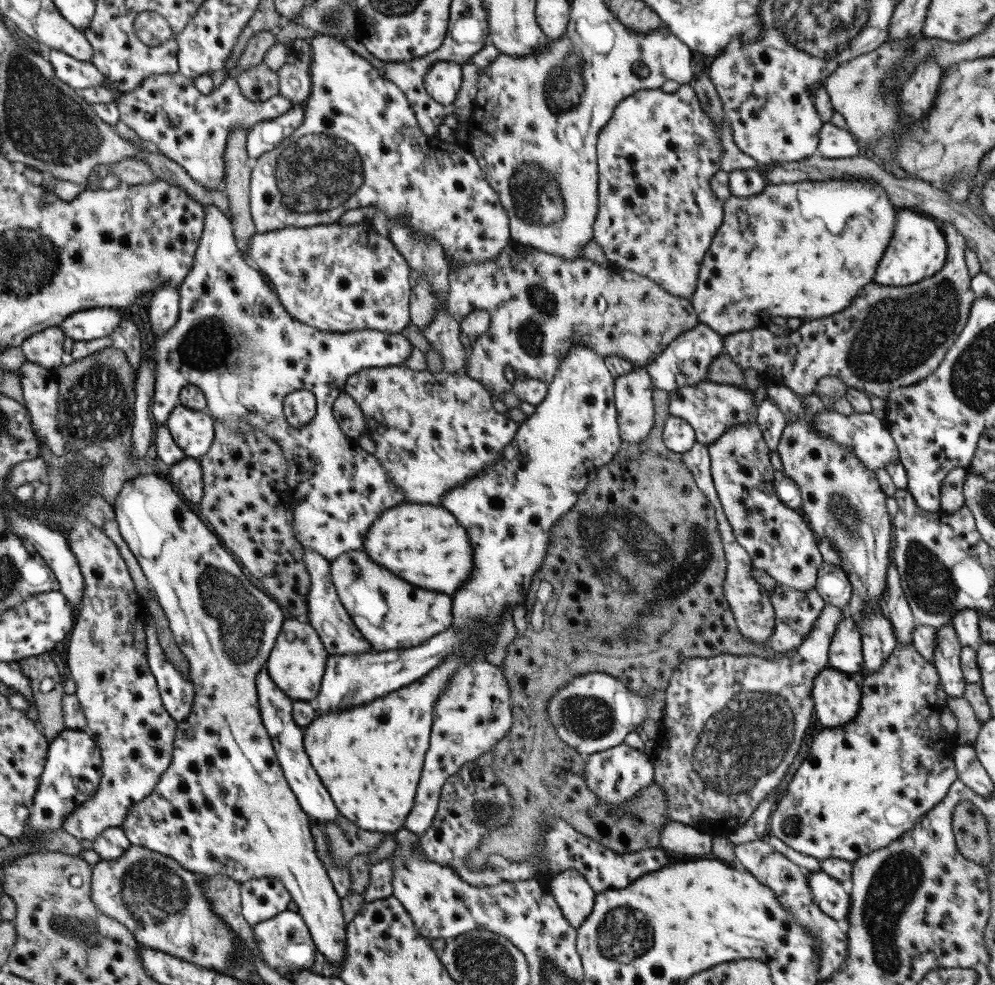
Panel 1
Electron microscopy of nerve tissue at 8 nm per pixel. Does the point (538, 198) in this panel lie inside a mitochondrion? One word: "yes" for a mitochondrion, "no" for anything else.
yes

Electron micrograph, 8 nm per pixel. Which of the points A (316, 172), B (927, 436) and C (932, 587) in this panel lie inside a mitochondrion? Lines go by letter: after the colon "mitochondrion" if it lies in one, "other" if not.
A: mitochondrion
B: other
C: mitochondrion

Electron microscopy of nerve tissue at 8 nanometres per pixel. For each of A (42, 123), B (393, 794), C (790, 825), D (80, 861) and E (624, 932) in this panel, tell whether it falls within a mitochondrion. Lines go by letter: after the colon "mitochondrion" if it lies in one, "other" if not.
A: mitochondrion
B: other
C: mitochondrion
D: other
E: mitochondrion

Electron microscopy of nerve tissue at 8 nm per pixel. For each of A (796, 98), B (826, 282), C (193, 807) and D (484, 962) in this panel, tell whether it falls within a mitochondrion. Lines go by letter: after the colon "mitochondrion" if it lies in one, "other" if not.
A: other
B: other
C: other
D: mitochondrion

